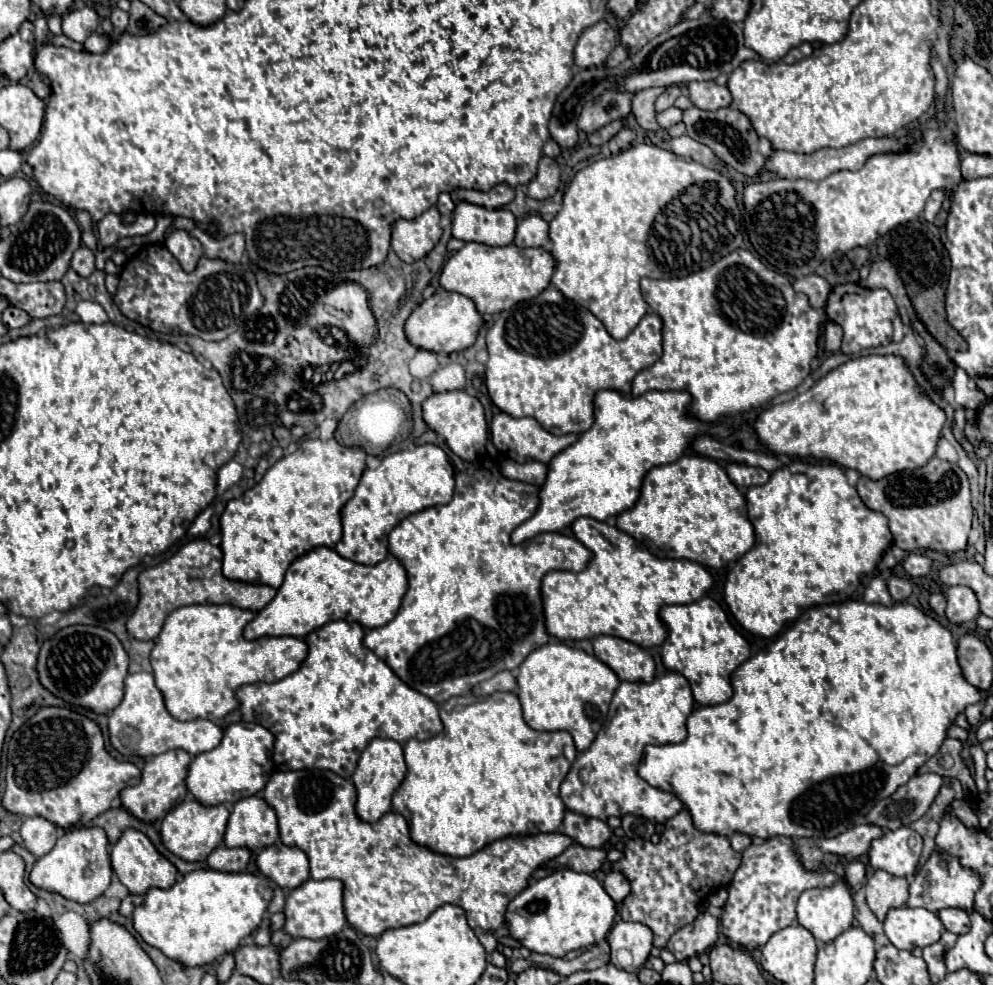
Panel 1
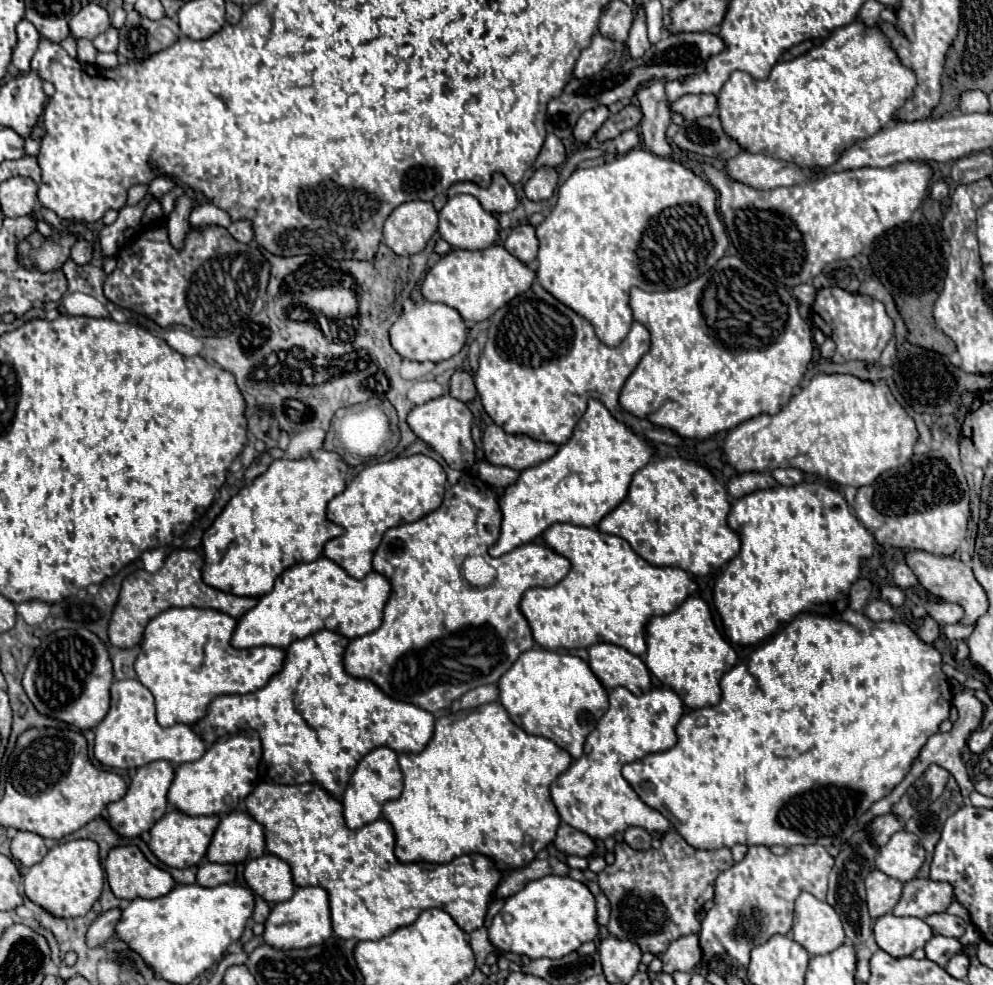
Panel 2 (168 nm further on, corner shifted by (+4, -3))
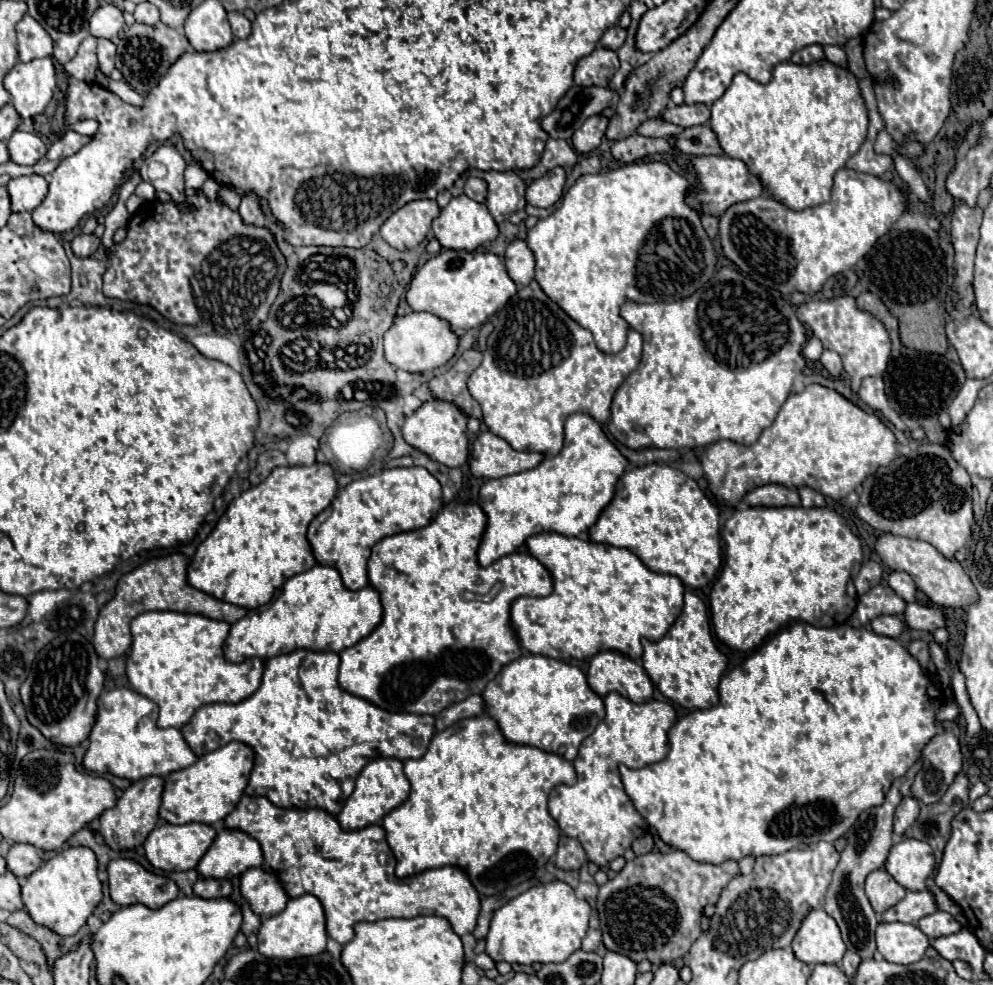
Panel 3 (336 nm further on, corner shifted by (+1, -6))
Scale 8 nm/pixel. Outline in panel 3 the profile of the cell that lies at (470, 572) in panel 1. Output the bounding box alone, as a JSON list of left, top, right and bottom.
[338,502,552,716]

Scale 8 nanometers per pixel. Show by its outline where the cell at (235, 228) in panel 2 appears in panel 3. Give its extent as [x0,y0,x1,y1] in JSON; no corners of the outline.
[238,190,266,226]

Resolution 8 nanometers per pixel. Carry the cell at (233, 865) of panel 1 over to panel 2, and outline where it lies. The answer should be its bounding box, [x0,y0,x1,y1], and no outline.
[197,861,235,887]

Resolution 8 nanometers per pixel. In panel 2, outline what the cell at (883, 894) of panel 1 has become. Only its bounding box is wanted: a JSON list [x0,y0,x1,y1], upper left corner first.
[865,871,903,919]

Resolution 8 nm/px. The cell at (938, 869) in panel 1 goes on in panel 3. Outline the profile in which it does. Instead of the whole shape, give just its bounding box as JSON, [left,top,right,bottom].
[882,892,936,924]

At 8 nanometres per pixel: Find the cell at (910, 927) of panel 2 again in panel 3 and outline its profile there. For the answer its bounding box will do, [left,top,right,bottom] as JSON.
[876,922,930,964]

